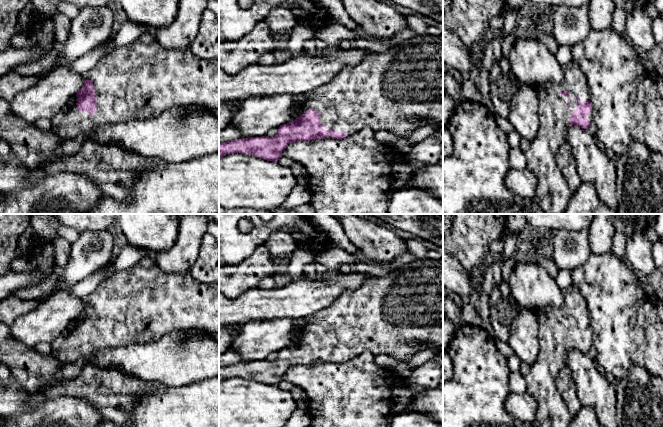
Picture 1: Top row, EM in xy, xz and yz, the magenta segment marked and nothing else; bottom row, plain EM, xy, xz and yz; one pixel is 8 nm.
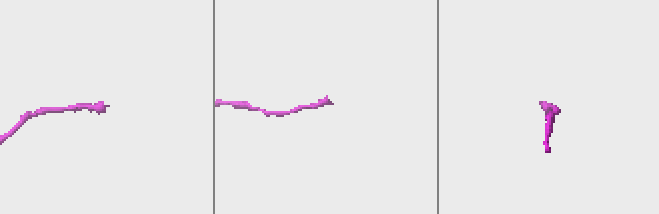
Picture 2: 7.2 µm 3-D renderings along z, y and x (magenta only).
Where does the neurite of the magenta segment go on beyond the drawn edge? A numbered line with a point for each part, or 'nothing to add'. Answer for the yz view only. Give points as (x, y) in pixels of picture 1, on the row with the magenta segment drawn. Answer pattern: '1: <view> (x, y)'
1: yz (553, 194)

